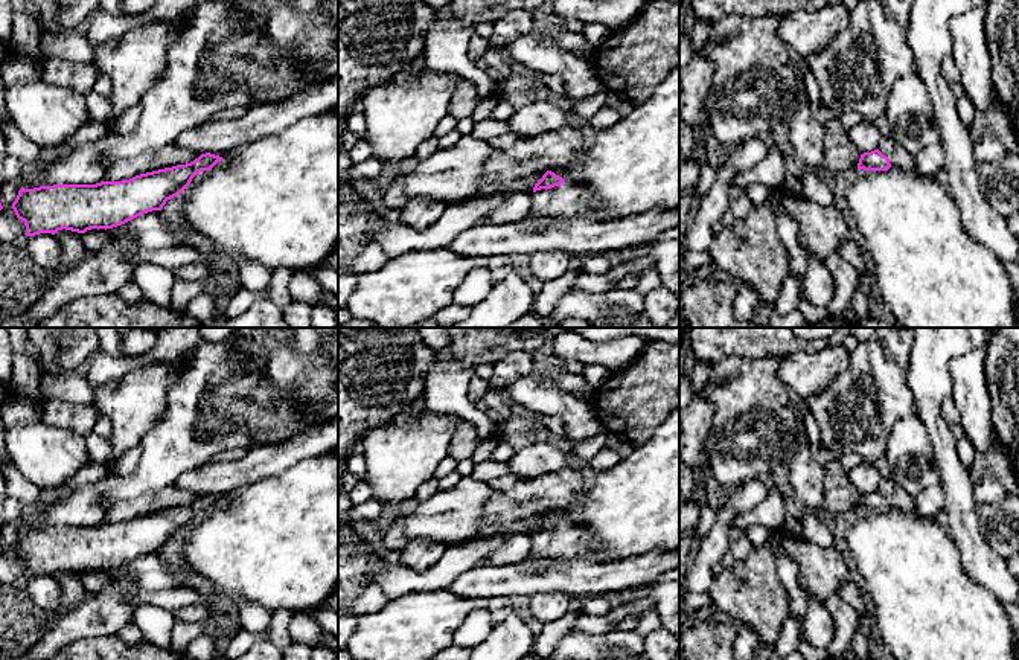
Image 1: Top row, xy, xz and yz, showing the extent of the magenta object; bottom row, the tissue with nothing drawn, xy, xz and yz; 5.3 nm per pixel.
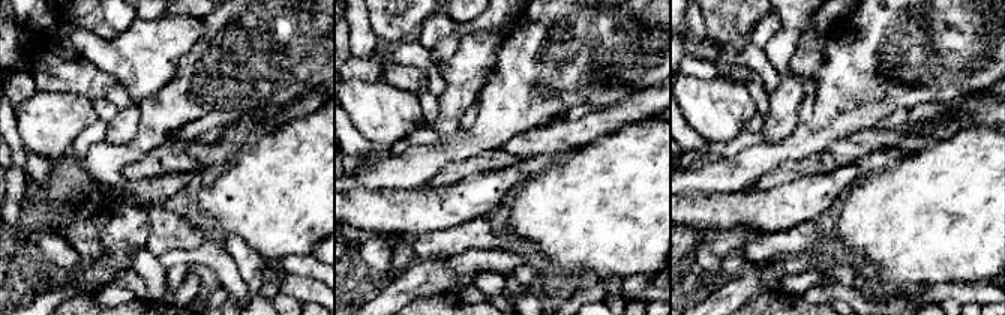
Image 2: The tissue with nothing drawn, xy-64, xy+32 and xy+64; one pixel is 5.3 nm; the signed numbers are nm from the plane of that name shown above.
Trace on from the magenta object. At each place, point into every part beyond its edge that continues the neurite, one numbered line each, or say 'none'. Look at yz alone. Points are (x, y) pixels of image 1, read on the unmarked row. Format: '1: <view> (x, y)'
1: yz (899, 497)

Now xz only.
1: xz (567, 541)

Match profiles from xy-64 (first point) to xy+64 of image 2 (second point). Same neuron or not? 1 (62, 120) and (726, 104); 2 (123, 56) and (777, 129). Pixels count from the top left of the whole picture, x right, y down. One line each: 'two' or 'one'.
1: one
2: one

